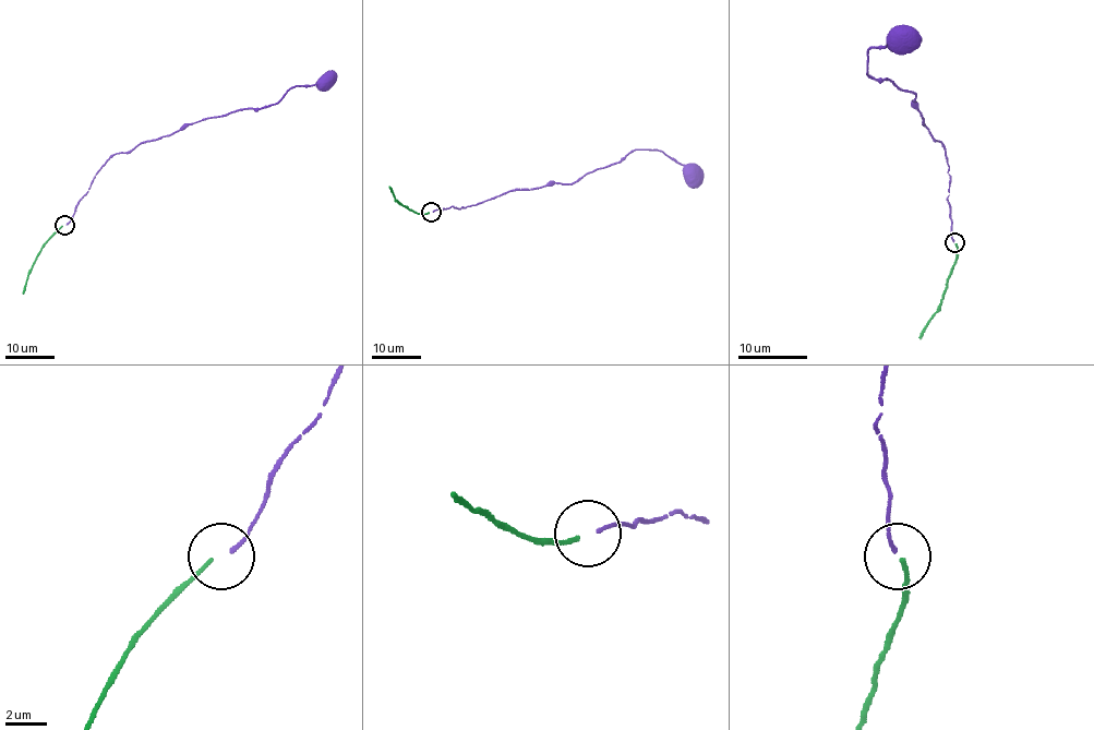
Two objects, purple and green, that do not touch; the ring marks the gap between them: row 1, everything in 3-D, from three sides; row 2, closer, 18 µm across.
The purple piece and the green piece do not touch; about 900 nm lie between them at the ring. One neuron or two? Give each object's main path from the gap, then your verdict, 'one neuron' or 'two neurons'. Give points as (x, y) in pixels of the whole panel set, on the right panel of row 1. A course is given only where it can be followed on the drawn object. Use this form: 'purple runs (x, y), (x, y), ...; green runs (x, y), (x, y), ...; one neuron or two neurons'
purple runs (954, 241), (948, 196), (949, 174), (942, 144), (923, 124), (914, 94), (868, 74), (869, 48), (904, 39); green runs (954, 243), (957, 262), (939, 309), (920, 338); two neurons

